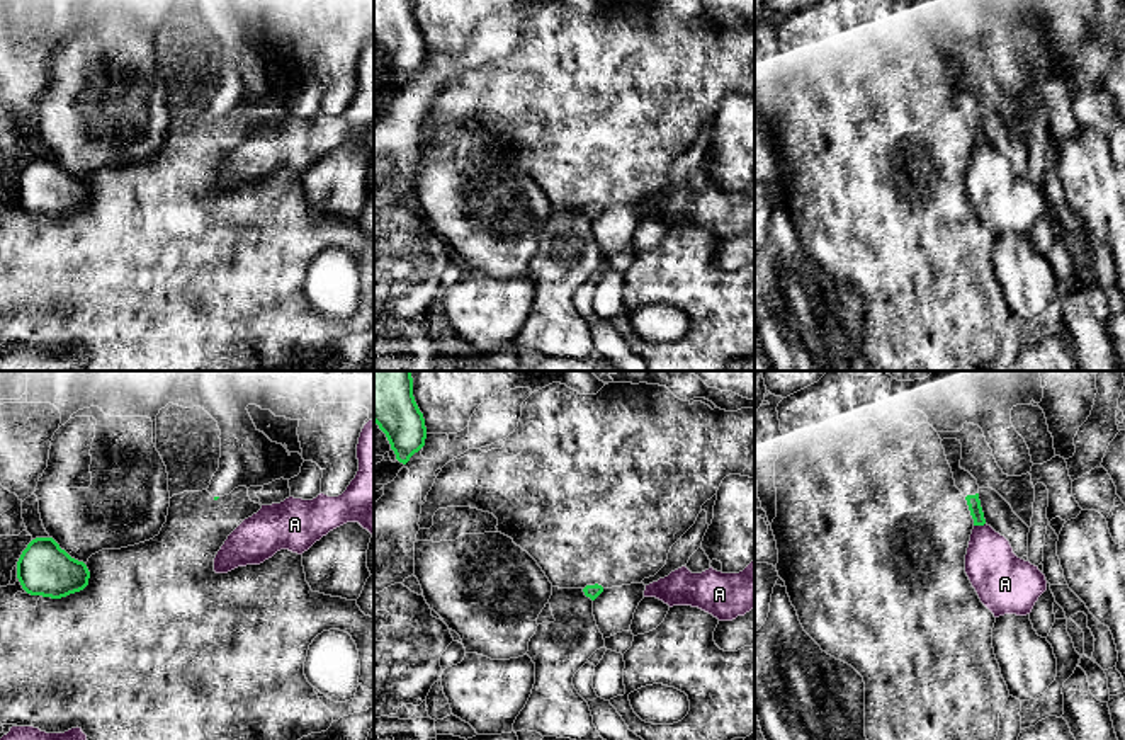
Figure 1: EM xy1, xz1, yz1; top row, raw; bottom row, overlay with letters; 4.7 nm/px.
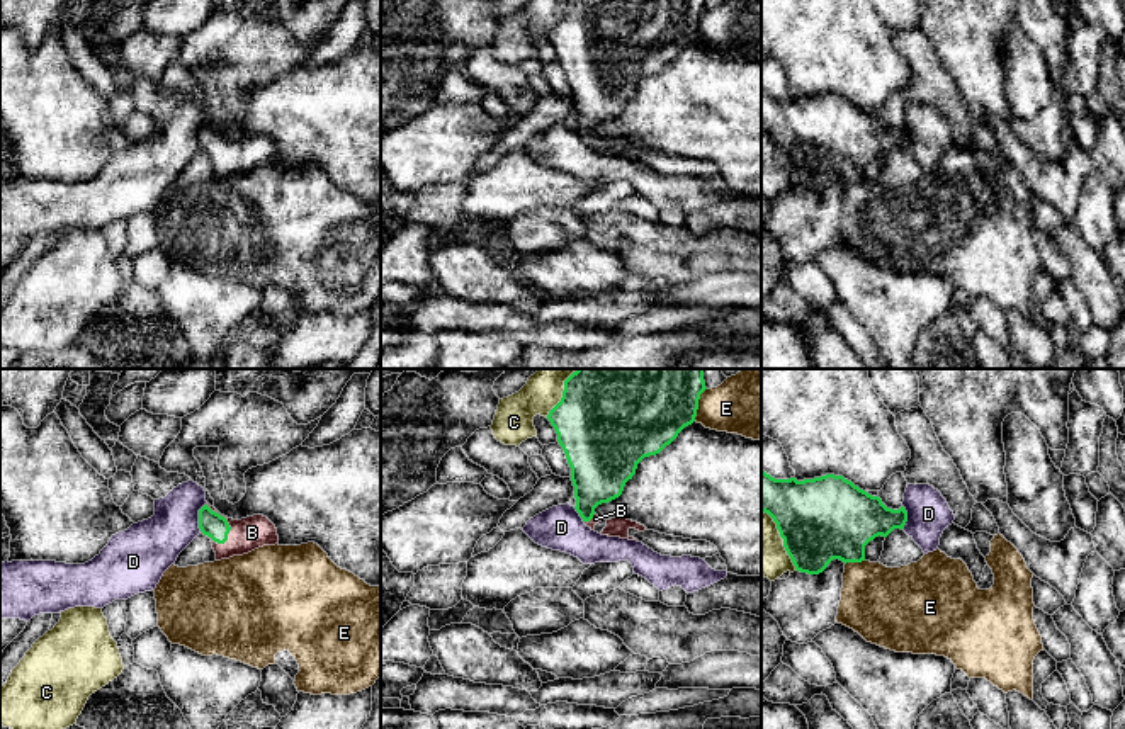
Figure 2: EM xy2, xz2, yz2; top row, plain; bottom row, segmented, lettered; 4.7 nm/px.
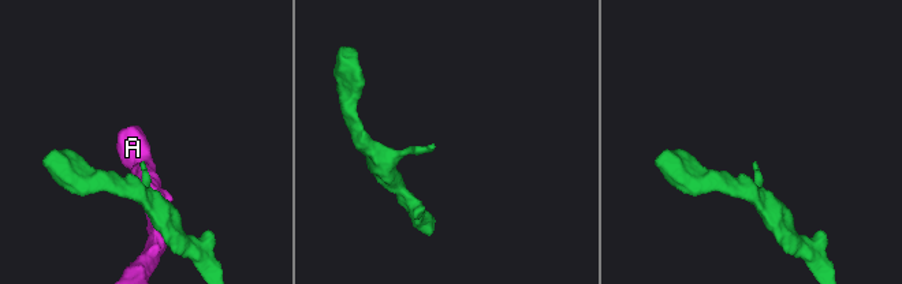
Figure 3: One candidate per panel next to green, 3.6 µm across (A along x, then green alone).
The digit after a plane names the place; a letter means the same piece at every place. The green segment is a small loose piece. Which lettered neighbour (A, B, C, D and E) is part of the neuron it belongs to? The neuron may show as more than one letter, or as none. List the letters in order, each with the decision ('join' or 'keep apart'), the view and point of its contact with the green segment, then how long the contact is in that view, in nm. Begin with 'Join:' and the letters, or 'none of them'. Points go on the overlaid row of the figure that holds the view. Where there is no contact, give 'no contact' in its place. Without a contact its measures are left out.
Join: B
A: keep apart | yz1 (979, 524) | 60 nm
B: join | xy2 (226, 522) | 220 nm
C: keep apart | yz2 (782, 537) | 340 nm
D: keep apart | xy2 (199, 517) | 140 nm
E: keep apart | xz2 (697, 405) | 170 nm

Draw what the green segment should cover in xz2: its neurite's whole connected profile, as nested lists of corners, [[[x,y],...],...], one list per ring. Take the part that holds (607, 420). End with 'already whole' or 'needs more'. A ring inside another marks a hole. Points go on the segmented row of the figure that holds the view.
[[[578,369],[564,381],[562,398],[549,411],[547,420],[571,467],[574,508],[586,527],[595,530],[595,525],[605,520],[595,513],[595,508],[622,494],[644,457],[659,454],[695,421],[698,399],[705,389],[704,369]]]; needs more

